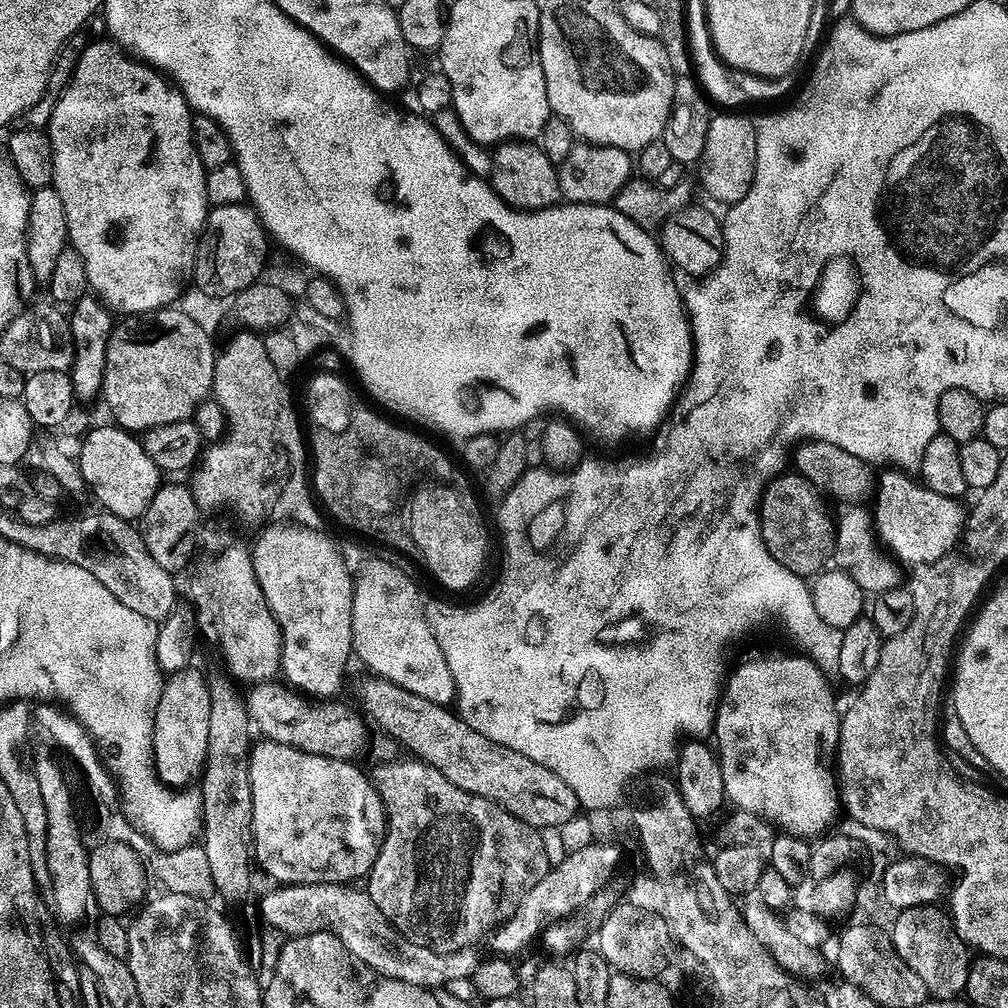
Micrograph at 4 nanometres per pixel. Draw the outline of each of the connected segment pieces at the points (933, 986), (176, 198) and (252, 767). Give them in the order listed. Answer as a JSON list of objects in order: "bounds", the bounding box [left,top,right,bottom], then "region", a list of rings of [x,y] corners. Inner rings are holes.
[{"bounds":[890,904,969,1000],"region":[[[920,904],[917,908],[906,908],[895,913],[896,921],[890,927],[892,945],[902,962],[926,986],[929,997],[951,1000],[964,992],[968,966],[969,945],[956,933],[956,925],[949,913],[936,904]]]},{"bounds":[46,38,210,314],"region":[[[103,38],[85,43],[76,63],[76,68],[64,88],[64,93],[52,108],[52,117],[48,120],[46,131],[54,150],[54,174],[51,187],[58,190],[58,198],[62,198],[62,210],[66,210],[66,226],[68,242],[71,248],[78,250],[86,262],[86,278],[88,287],[99,296],[115,313],[143,314],[156,312],[177,303],[184,283],[189,283],[196,263],[196,246],[200,243],[200,233],[204,231],[204,223],[208,221],[210,205],[206,198],[205,169],[198,158],[198,150],[192,141],[193,111],[188,106],[188,99],[180,89],[156,69],[149,67],[131,56],[111,38]]]},{"bounds":[248,738,386,886],"region":[[[267,738],[253,743],[248,754],[248,769],[250,770],[250,790],[252,791],[252,855],[255,863],[268,876],[276,879],[280,886],[289,884],[346,884],[351,885],[359,878],[367,877],[368,872],[374,866],[374,862],[380,853],[380,841],[384,839],[386,817],[384,807],[380,801],[380,795],[367,775],[364,776],[350,760],[335,760],[318,754],[303,752],[297,748],[291,748],[285,744],[279,744]]]}]

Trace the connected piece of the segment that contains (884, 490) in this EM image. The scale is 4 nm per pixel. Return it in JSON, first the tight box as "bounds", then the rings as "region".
{"bounds":[874,470,966,566],"region":[[[884,470],[888,472],[879,473],[878,487],[875,489],[876,508],[874,507],[875,533],[879,541],[892,550],[891,555],[897,561],[904,564],[920,564],[927,566],[936,563],[943,556],[949,555],[953,551],[955,544],[959,545],[962,540],[962,533],[966,527],[966,508],[960,505],[959,499],[943,496],[937,492],[932,492],[924,487],[923,483],[912,484],[913,477],[909,473],[899,470]]]}

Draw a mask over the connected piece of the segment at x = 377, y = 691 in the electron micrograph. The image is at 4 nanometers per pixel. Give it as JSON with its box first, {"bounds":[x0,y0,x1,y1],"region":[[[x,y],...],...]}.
{"bounds":[360,678,581,830],"region":[[[368,678],[360,700],[365,712],[402,747],[409,748],[415,759],[434,766],[454,786],[502,806],[532,828],[559,830],[581,811],[574,790],[554,770],[538,766],[534,758],[526,758],[526,754],[518,754],[510,746],[490,742],[486,734],[478,734],[462,715],[452,713],[451,707],[426,702],[426,698],[418,698],[418,694],[410,694],[410,690],[379,678]]]}

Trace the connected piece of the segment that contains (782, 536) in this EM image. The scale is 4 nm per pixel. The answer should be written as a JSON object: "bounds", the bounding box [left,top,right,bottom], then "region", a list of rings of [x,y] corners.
{"bounds":[758,474,836,578],"region":[[[781,474],[764,488],[758,505],[760,533],[766,550],[796,576],[812,578],[833,559],[836,525],[819,488],[799,474]]]}

